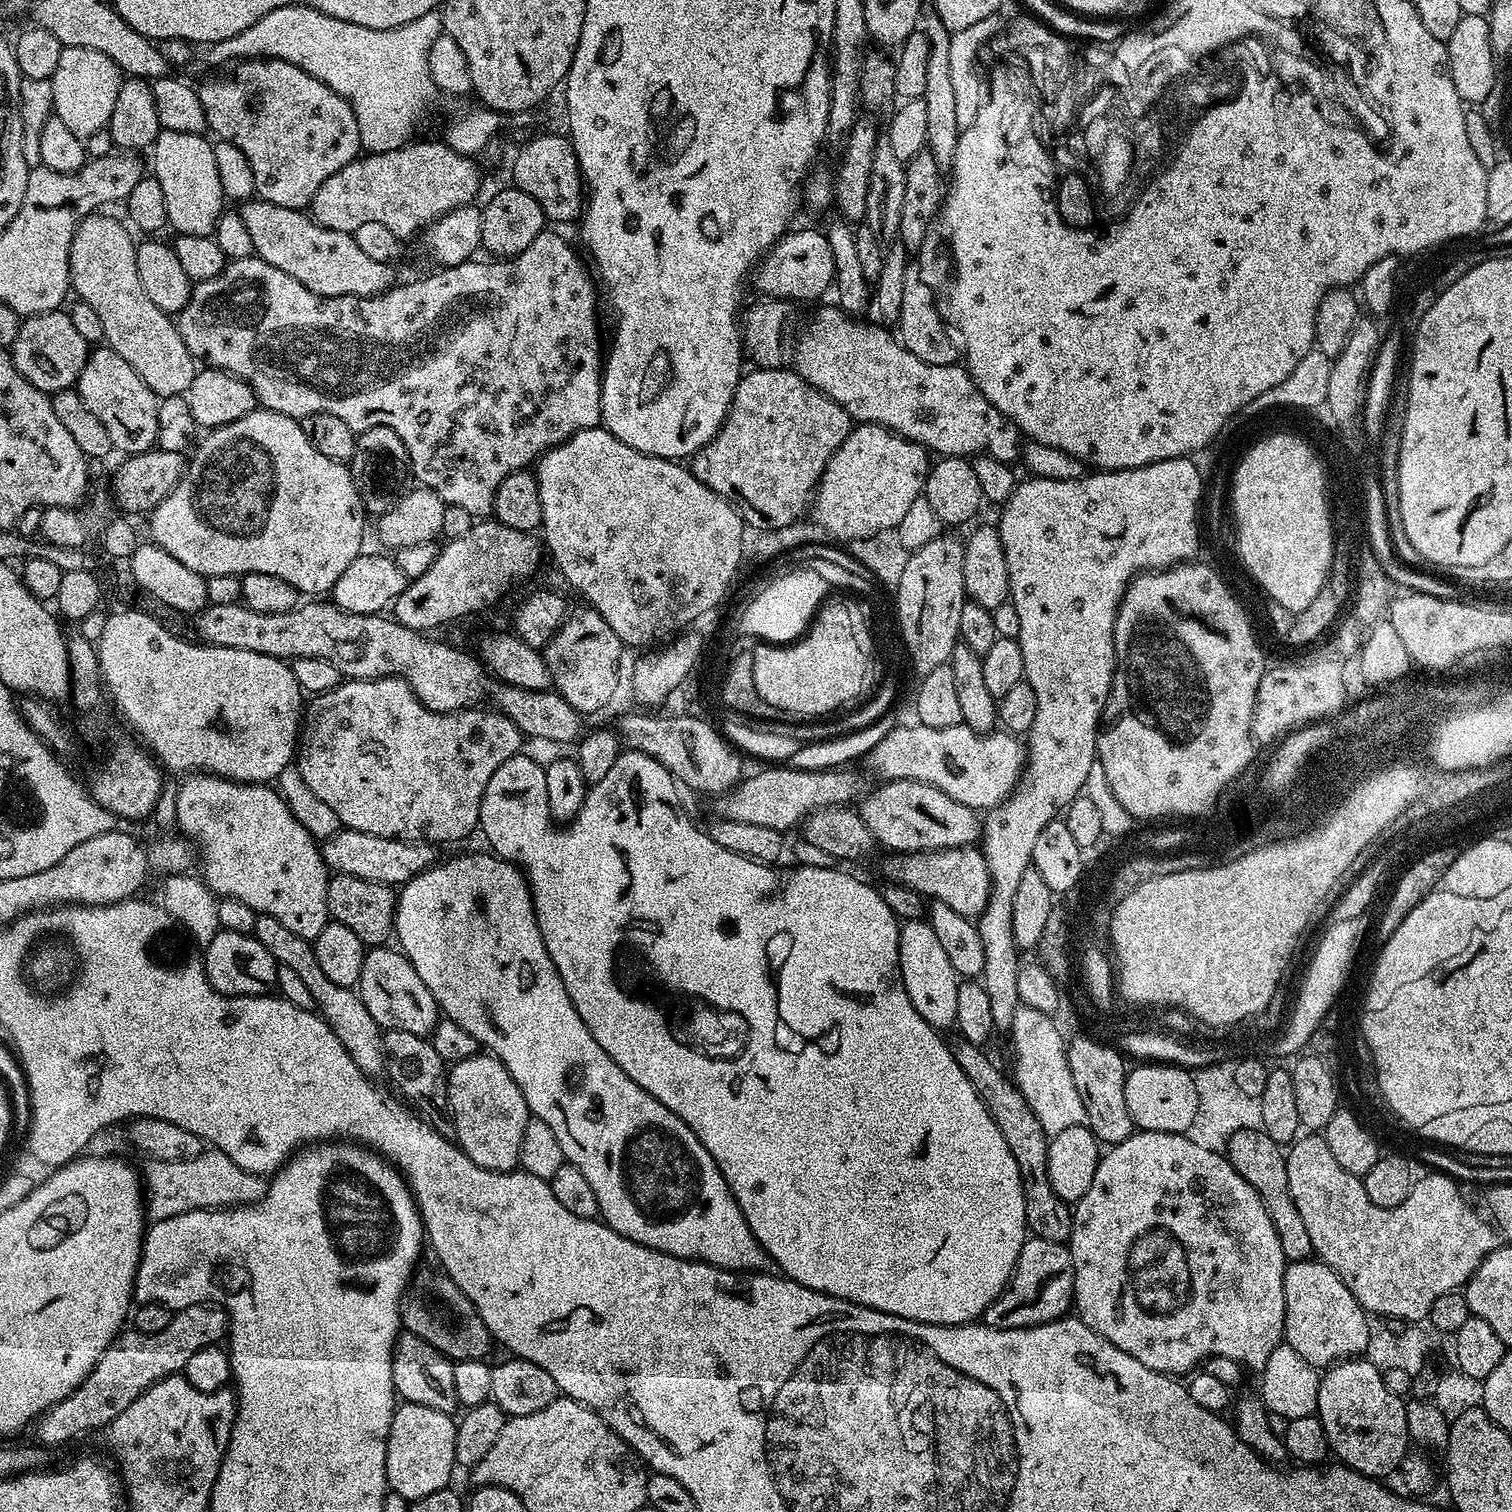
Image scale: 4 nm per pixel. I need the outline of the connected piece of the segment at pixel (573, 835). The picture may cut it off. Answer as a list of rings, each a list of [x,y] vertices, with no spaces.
[[[635,750],[621,751],[620,756],[610,766],[610,774],[602,778],[602,782],[591,785],[588,789],[588,796],[584,800],[582,810],[571,820],[567,826],[560,826],[555,832],[554,821],[550,814],[550,802],[546,798],[546,774],[545,765],[539,764],[536,760],[531,760],[525,754],[511,756],[498,770],[494,770],[490,782],[486,782],[486,790],[482,794],[482,806],[480,807],[479,831],[484,831],[484,836],[488,839],[487,847],[499,859],[510,860],[519,866],[528,877],[528,887],[532,889],[530,902],[536,911],[538,926],[542,930],[542,942],[546,942],[546,950],[566,986],[566,994],[570,994],[570,1002],[574,1002],[574,1010],[586,1022],[594,1042],[646,1090],[666,1110],[674,1110],[690,1130],[706,1146],[710,1158],[718,1166],[722,1178],[728,1184],[729,1190],[734,1194],[754,1238],[759,1242],[761,1248],[768,1253],[771,1263],[777,1264],[779,1271],[789,1280],[796,1280],[802,1286],[806,1286],[815,1292],[825,1292],[827,1296],[833,1296],[846,1302],[861,1304],[867,1308],[873,1308],[886,1314],[894,1314],[898,1318],[906,1318],[914,1322],[923,1324],[970,1324],[979,1321],[986,1309],[1002,1295],[1004,1289],[1008,1287],[1008,1282],[1012,1278],[1012,1271],[1016,1269],[1018,1254],[1022,1250],[1026,1239],[1026,1225],[1024,1223],[1024,1195],[1022,1194],[1022,1182],[1020,1181],[1020,1171],[1018,1162],[1014,1162],[1014,1154],[1010,1154],[1010,1146],[1006,1146],[1006,1138],[998,1130],[998,1126],[992,1121],[992,1116],[988,1113],[988,1108],[982,1102],[982,1098],[974,1090],[970,1078],[962,1074],[962,1066],[954,1062],[954,1054],[948,1048],[948,1040],[945,1039],[937,1029],[932,1028],[914,1010],[914,1002],[910,1002],[910,994],[906,994],[906,986],[900,977],[900,963],[898,962],[898,938],[900,937],[901,921],[897,920],[895,914],[886,906],[883,895],[876,892],[868,884],[863,884],[856,876],[851,876],[848,872],[839,872],[839,867],[833,868],[807,868],[793,866],[794,868],[780,868],[770,864],[759,864],[750,858],[742,858],[738,854],[730,854],[730,850],[722,850],[714,838],[708,836],[703,827],[699,828],[686,813],[680,809],[680,792],[678,782],[654,758]]]

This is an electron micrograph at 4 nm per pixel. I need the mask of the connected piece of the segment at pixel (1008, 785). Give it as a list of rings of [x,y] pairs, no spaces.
[[[961,722],[958,726],[935,728],[913,723],[913,728],[895,726],[872,752],[863,756],[862,764],[890,780],[926,782],[942,794],[950,794],[962,806],[977,810],[996,808],[1008,799],[1024,770],[1026,748],[1019,735],[993,730],[982,733]]]

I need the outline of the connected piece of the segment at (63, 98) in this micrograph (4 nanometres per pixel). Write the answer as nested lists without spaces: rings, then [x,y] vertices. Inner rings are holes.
[[[64,47],[62,58],[58,58],[58,70],[54,70],[50,81],[50,104],[54,115],[62,118],[62,122],[66,122],[66,127],[76,136],[87,138],[98,134],[109,127],[121,81],[119,66],[106,58],[106,54],[98,54],[98,50]]]

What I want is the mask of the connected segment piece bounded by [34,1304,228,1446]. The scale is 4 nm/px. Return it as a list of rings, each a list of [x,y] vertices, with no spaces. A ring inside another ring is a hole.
[[[207,1304],[179,1309],[166,1330],[158,1330],[158,1334],[121,1331],[104,1351],[102,1358],[98,1358],[84,1381],[69,1396],[62,1398],[62,1402],[50,1406],[36,1417],[34,1429],[36,1428],[36,1436],[40,1439],[37,1441],[44,1446],[66,1444],[91,1428],[107,1429],[108,1423],[118,1418],[118,1414],[122,1414],[122,1410],[126,1410],[134,1398],[141,1396],[162,1378],[183,1373],[186,1362],[190,1362],[194,1353],[207,1344],[220,1344],[227,1331],[228,1318],[224,1309]]]

